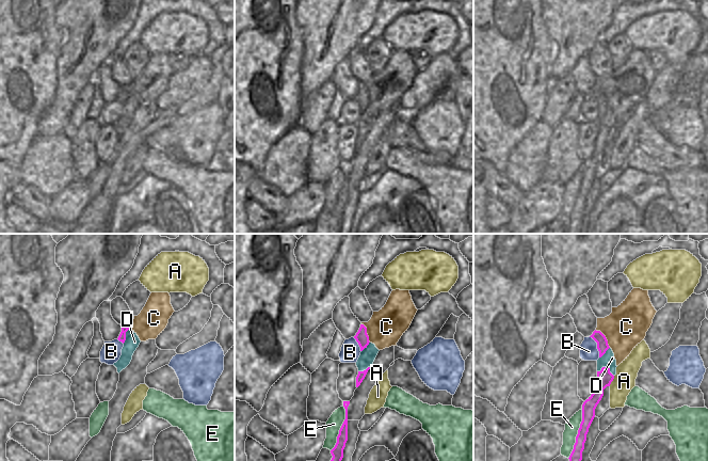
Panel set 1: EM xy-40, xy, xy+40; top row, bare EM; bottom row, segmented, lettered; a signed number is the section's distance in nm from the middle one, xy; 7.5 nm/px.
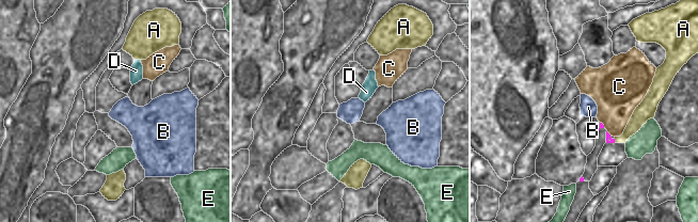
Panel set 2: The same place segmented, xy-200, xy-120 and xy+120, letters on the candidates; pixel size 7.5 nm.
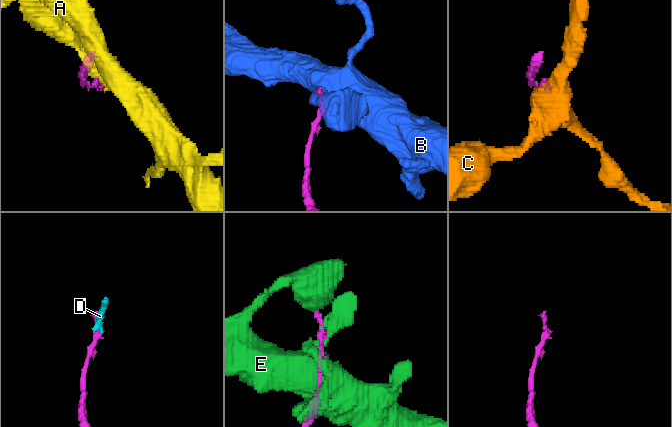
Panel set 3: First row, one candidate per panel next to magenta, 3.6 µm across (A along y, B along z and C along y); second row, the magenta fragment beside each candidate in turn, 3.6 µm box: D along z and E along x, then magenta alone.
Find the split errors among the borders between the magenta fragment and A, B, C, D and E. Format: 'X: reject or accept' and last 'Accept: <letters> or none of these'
A: reject
B: reject
C: reject
D: accept
E: reject
Accept: D

